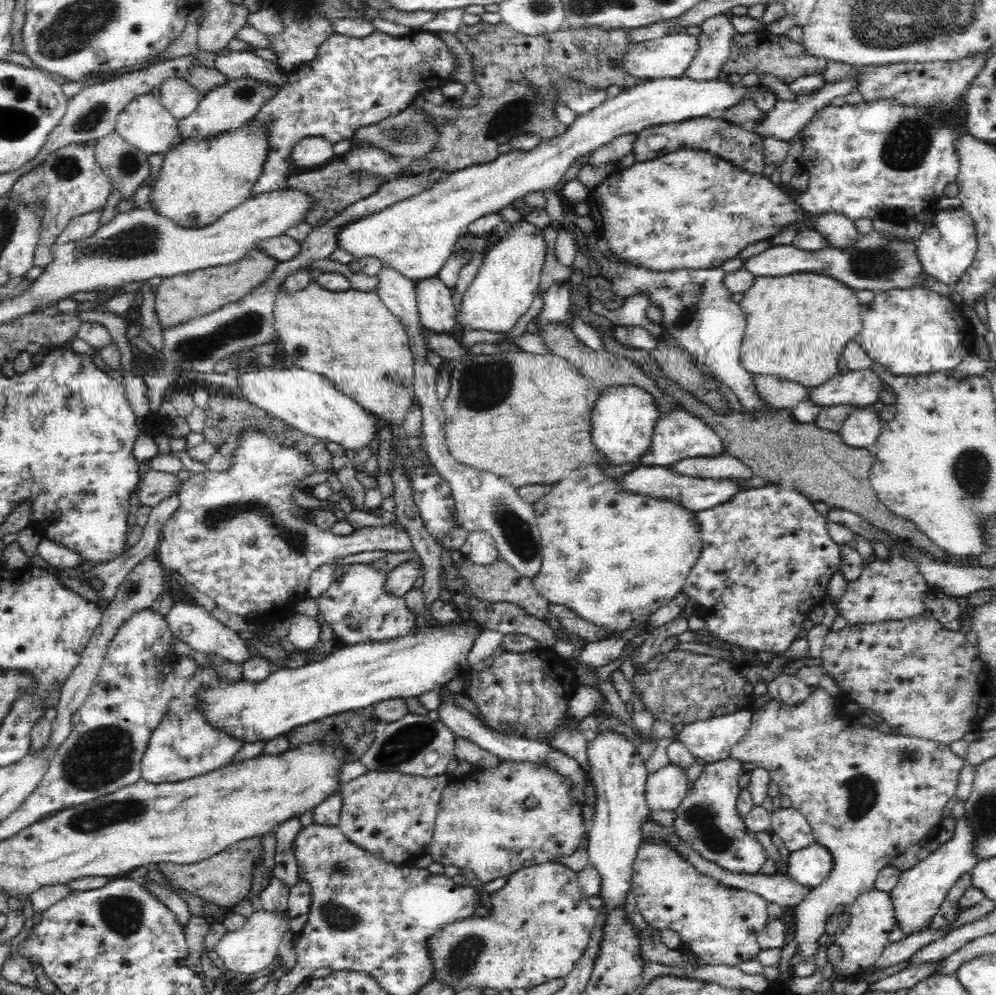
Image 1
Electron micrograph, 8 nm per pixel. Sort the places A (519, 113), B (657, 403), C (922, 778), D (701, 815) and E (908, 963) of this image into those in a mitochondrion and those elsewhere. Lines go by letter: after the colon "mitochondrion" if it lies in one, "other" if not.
A: mitochondrion
B: other
C: other
D: mitochondrion
E: other

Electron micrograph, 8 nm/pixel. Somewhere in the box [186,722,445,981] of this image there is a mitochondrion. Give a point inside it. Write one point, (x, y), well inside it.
(338, 917)

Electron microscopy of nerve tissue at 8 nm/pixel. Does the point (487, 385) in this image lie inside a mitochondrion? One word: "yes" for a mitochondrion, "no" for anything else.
yes

